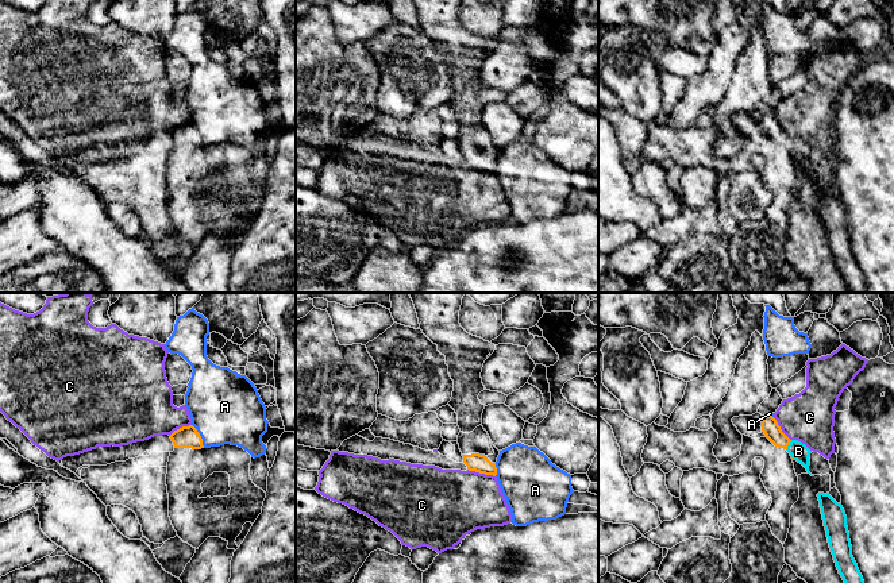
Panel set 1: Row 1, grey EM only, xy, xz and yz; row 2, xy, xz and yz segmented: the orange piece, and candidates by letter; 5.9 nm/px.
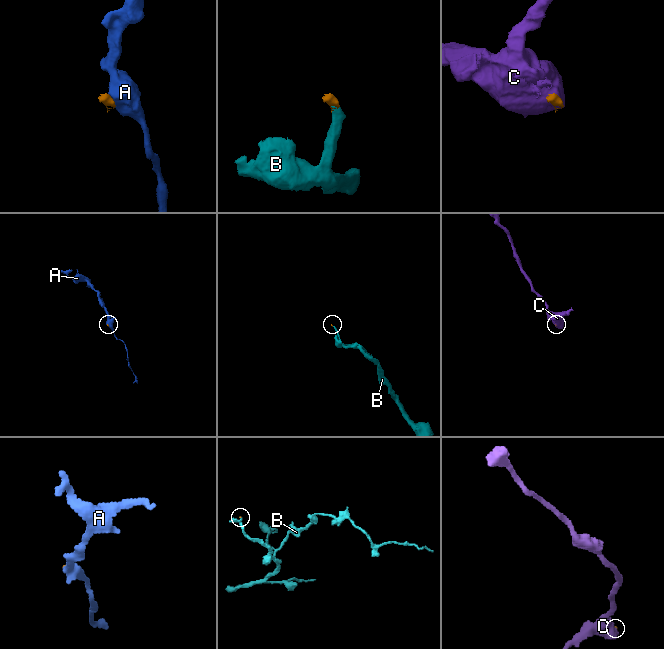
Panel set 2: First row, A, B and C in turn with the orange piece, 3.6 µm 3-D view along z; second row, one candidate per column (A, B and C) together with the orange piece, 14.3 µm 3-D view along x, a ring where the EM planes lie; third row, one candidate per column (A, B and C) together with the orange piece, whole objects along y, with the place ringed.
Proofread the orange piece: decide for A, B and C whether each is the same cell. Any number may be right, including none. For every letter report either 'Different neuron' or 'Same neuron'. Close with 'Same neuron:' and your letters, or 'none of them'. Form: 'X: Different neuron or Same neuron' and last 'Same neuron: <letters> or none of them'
A: Different neuron
B: Same neuron
C: Different neuron
Same neuron: B

